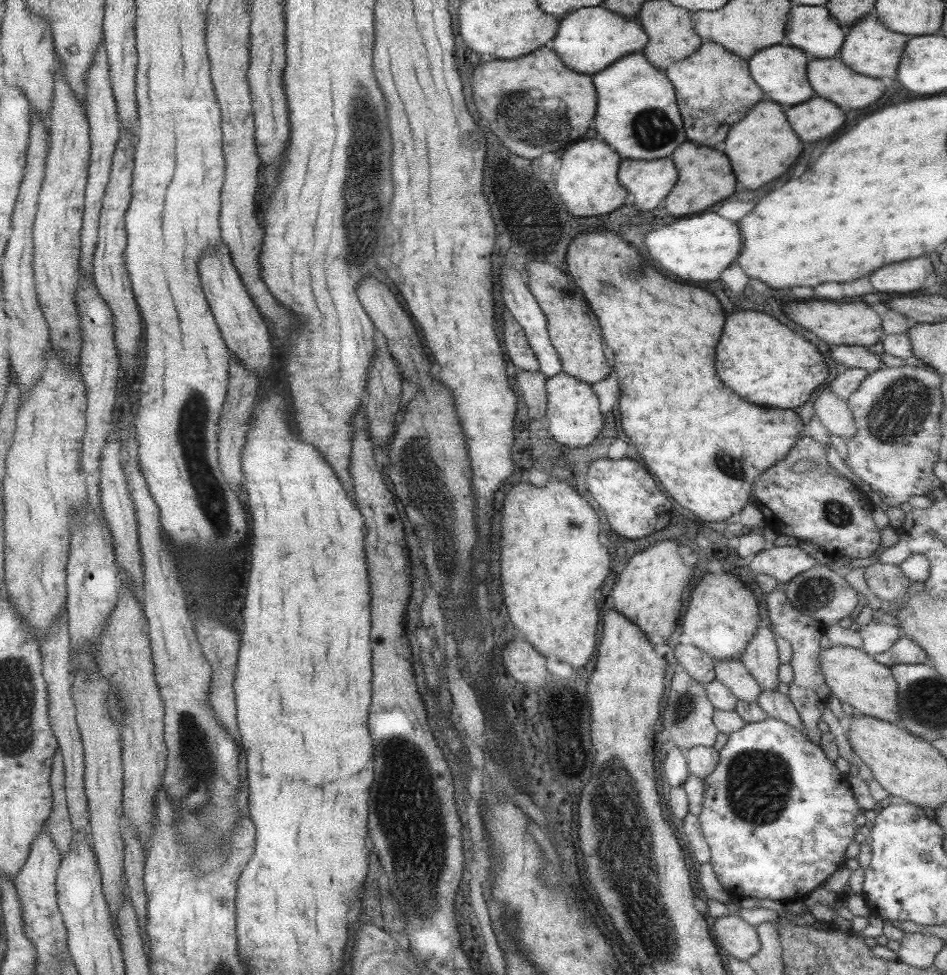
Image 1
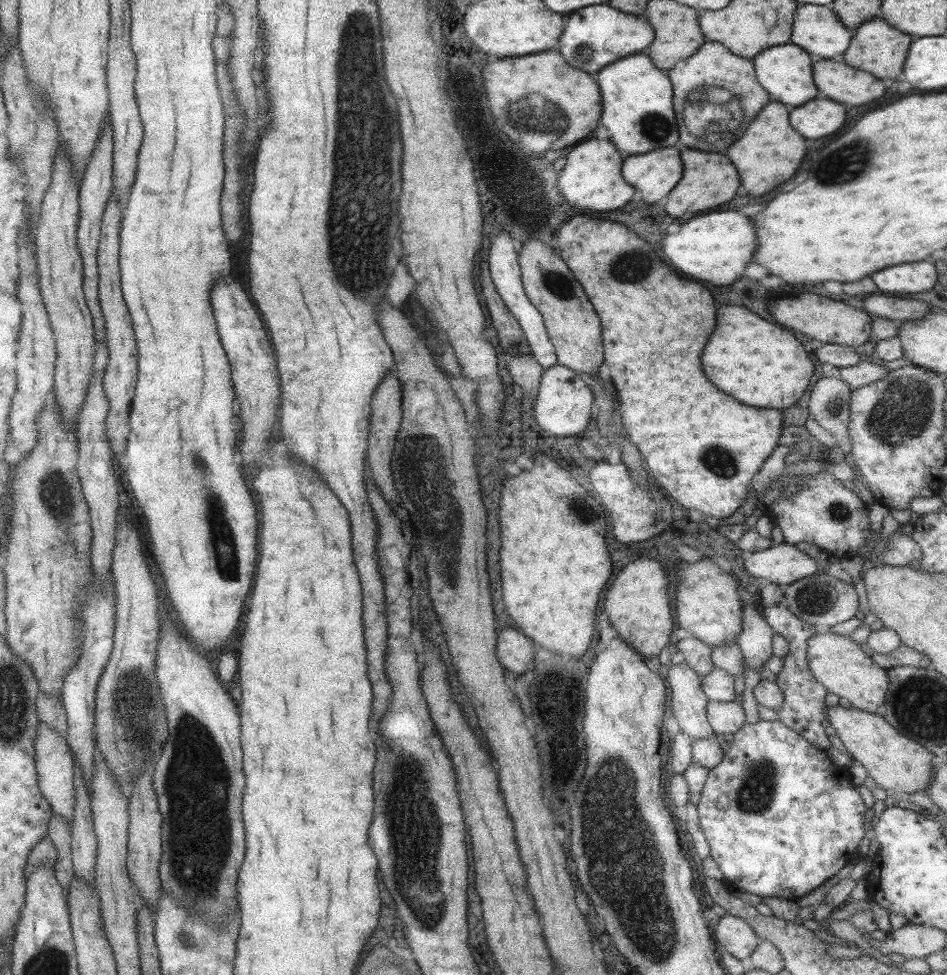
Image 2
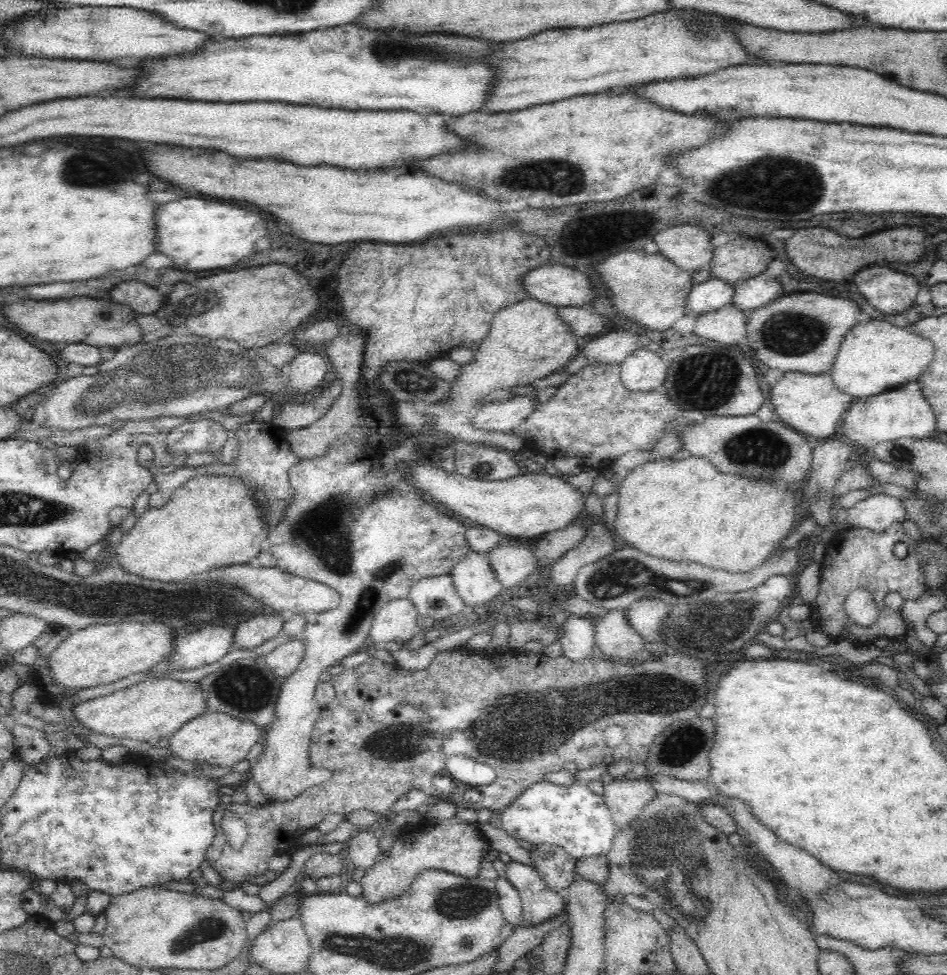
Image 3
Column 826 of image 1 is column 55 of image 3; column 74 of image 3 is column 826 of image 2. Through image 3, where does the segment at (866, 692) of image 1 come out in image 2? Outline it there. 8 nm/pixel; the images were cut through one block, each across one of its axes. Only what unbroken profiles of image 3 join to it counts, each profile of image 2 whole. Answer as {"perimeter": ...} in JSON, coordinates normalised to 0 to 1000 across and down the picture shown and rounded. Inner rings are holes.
{"perimeter":[[[880,648],[859,649],[851,656],[852,684],[859,695],[885,716],[892,716],[899,725],[926,730],[938,705],[936,687],[926,683],[899,655]]]}

